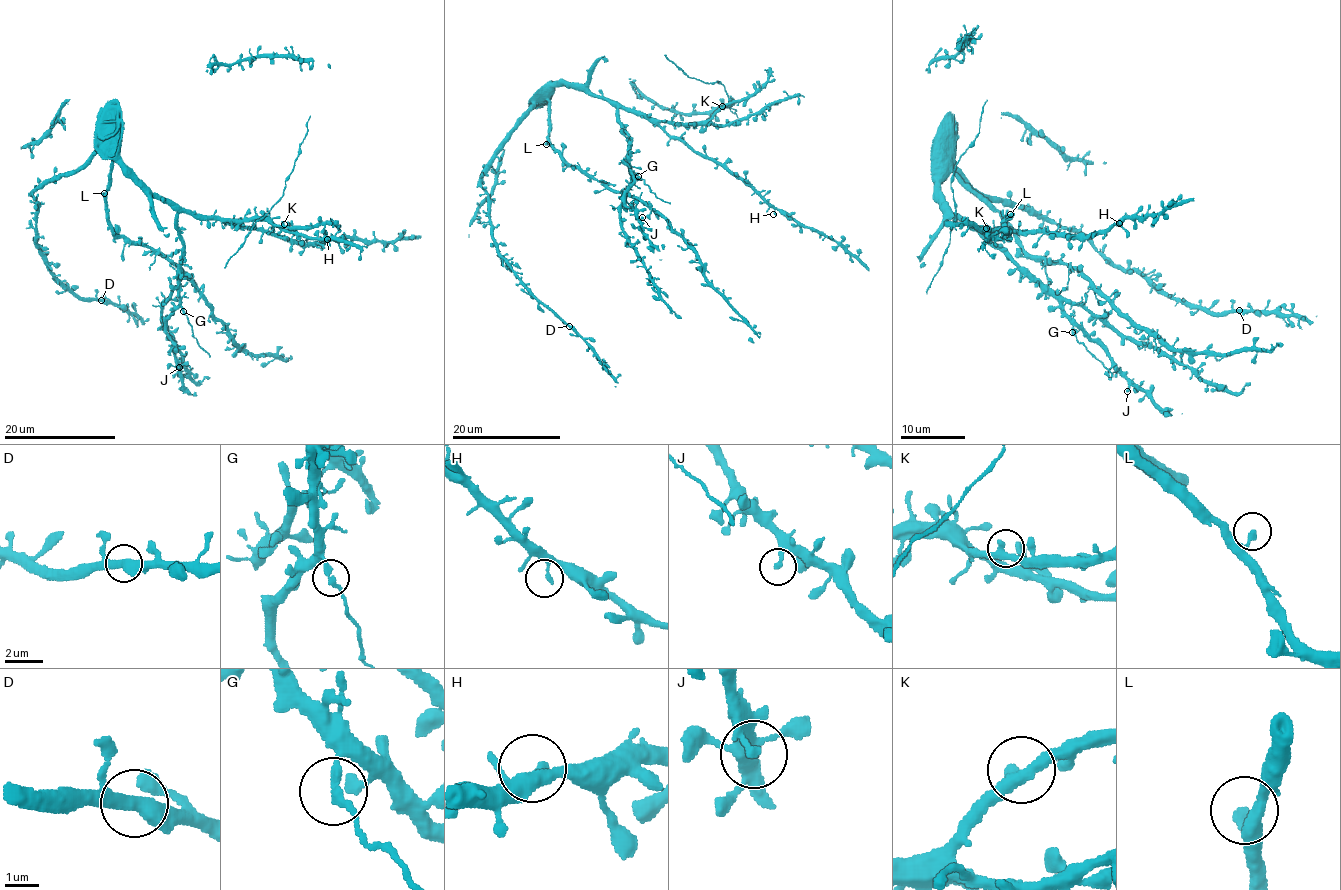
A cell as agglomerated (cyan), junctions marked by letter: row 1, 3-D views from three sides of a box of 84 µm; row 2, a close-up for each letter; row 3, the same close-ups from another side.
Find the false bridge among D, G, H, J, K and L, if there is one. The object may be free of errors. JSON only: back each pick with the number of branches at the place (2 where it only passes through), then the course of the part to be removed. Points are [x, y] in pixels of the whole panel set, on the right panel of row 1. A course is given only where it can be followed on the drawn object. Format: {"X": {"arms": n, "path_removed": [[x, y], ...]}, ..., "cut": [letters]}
{"G": {"arms": 2, "path_removed": [[1071, 333], [1113, 377]]}, "cut": ["G"]}

